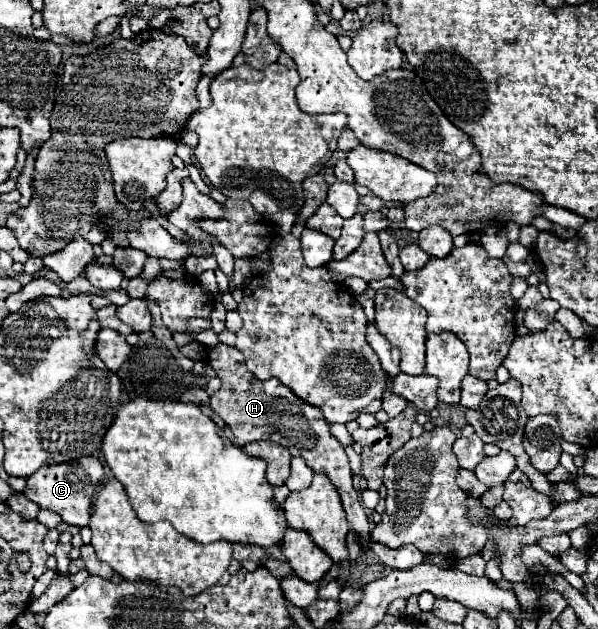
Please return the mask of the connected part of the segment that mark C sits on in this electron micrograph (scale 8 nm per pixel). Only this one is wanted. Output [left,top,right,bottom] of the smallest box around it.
[24,457,104,527]

